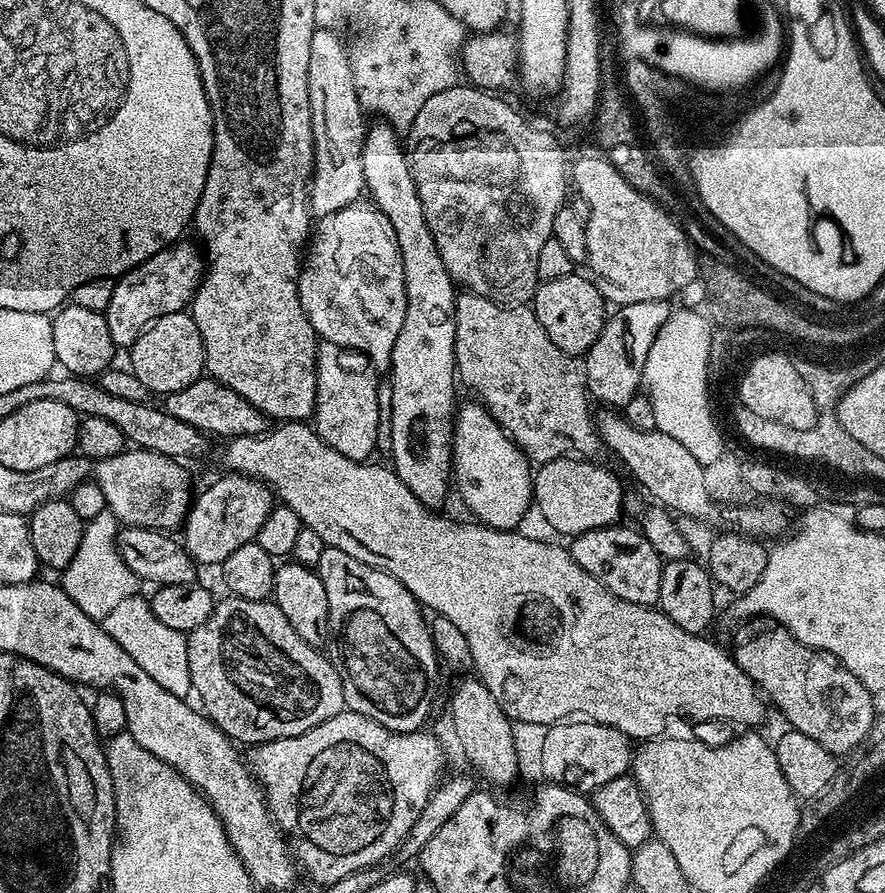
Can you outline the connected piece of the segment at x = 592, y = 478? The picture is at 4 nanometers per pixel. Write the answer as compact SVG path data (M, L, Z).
M563 456L535 469L532 494L544 520L556 532L575 538L590 530L611 528L624 512L624 484L592 458Z

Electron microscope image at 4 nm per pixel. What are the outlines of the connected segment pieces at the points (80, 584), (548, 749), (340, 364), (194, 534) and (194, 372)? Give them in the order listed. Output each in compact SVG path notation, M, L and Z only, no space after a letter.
M107 508L92 520L85 523L82 542L78 553L63 569L60 578L64 592L92 620L103 621L123 599L139 593L140 578L122 561L115 538L119 533L119 521Z
M583 718L573 719L571 722L553 724L547 729L548 732L540 740L540 768L544 771L543 779L553 784L576 786L583 776L588 776L589 789L594 790L614 778L625 775L632 767L634 755L633 741L626 734L614 730L605 724L594 724Z
M325 342L317 347L314 427L338 454L364 462L371 457L368 456L371 452L377 451L380 381L377 368L363 353Z
M224 475L228 476L214 481L201 496L199 493L193 499L188 511L188 518L182 526L182 533L184 532L184 536L182 535L183 547L200 566L204 566L204 564L223 565L224 560L230 558L230 554L234 554L234 550L238 550L238 546L253 543L262 522L266 522L266 518L274 506L274 493L264 481L256 479L255 476Z
M187 311L166 314L149 324L132 343L130 355L132 355L131 372L152 394L186 390L186 386L201 379L206 372L202 334L198 334L198 326Z

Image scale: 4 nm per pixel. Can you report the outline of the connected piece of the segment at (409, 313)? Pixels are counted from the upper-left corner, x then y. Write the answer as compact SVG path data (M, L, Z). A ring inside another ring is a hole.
M378 122L374 128L369 127L364 137L364 183L367 195L378 211L385 216L397 234L398 250L405 270L406 314L402 322L401 333L394 342L390 367L390 379L393 386L392 404L392 449L390 451L391 467L396 476L402 478L404 485L418 498L418 502L429 510L443 509L444 499L448 496L450 485L454 480L452 471L452 434L453 416L458 407L455 400L458 389L456 371L456 297L457 285L446 270L426 226L426 214L410 174L408 157L402 147L401 137L391 124Z

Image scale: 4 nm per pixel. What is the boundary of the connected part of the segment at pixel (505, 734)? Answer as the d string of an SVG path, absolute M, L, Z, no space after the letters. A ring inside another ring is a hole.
M479 678L471 679L462 681L452 696L452 728L456 731L456 740L460 743L465 758L472 763L471 771L477 777L480 775L488 784L512 784L520 772L520 760L516 757L516 740L512 737L513 721L509 720L500 701L494 698L494 694L490 694L490 690L486 690L482 681Z

